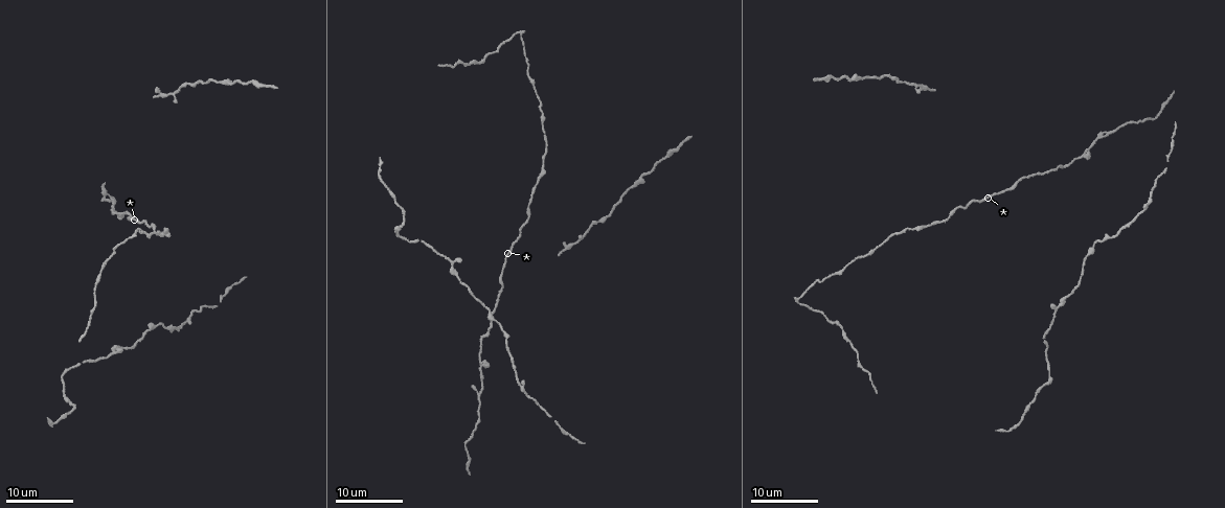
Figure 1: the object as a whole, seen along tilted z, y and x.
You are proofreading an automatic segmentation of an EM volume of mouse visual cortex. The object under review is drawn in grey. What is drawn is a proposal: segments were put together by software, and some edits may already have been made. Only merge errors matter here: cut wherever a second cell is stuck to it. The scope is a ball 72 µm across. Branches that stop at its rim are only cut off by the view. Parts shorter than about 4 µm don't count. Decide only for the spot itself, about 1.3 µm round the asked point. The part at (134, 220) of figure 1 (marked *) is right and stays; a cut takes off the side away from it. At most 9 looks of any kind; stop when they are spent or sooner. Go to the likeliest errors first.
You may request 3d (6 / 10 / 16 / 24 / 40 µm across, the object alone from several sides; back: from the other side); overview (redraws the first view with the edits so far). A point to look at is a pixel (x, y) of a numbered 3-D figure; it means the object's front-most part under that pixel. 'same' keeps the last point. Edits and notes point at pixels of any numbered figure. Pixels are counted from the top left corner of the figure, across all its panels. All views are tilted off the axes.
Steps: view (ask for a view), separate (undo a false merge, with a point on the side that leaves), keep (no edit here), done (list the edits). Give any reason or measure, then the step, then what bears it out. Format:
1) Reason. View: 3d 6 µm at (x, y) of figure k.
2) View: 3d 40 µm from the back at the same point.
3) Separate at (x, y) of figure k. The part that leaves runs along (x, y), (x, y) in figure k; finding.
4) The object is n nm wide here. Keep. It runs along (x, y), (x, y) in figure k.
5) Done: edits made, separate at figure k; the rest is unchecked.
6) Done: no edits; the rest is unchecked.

Three-way junction. View: 3d 16 µm at (479, 364) of figure 1.

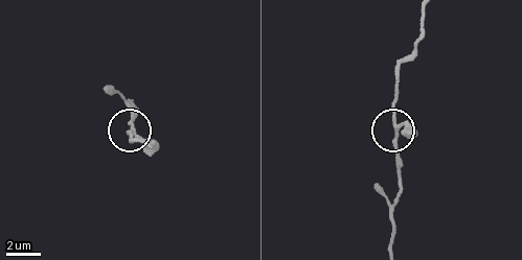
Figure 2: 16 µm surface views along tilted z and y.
View: 3d 6 µm at (395, 127) of figure 2.

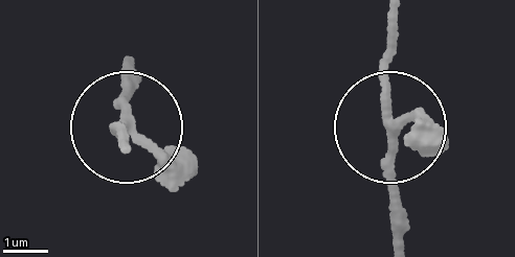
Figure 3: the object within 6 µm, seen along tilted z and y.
The side arm is 20 µm long. Keep. It runs along (398, 23), (383, 90), (404, 225) in figure 3; continuous, no second cell.

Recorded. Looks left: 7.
View: 3d 16 µm at (111, 352) of figure 1.

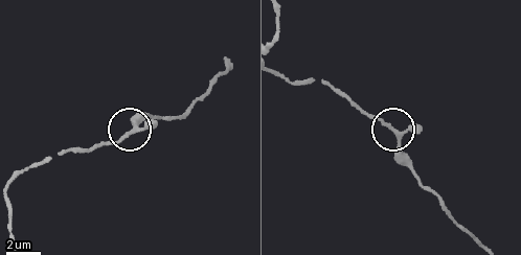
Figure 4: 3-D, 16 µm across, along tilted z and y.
View: 3d 6 µm at (395, 132) of figure 4.

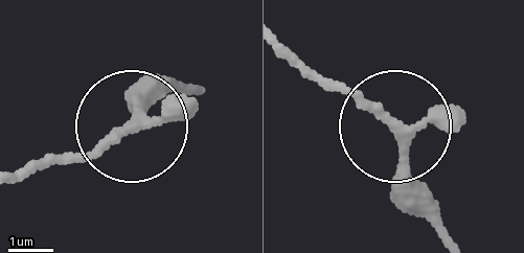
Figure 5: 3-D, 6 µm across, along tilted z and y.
Keep. One cell here.

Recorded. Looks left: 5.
View: 3d 24 µm at (1093, 251) of figure 1.

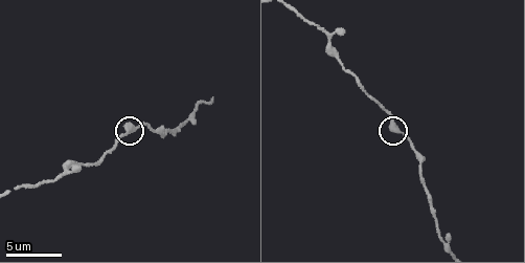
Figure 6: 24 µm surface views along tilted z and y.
Closer look. View: 3d 6 µm at (128, 129) of figure 6.

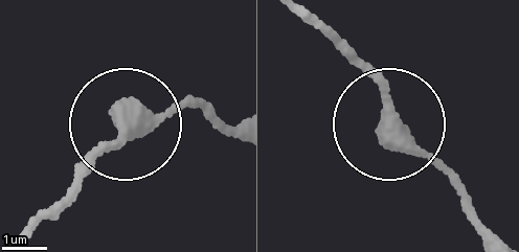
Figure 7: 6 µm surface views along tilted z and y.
The side arm is 20 µm long. Keep. All the same cell.

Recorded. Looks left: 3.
View: 3d 24 µm at (1013, 188) of figure 1.

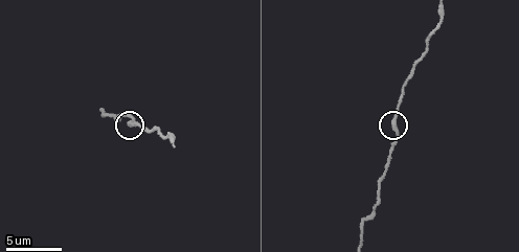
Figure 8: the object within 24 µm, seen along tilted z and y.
View: 3d 10 µm at (394, 126) of figure 8.

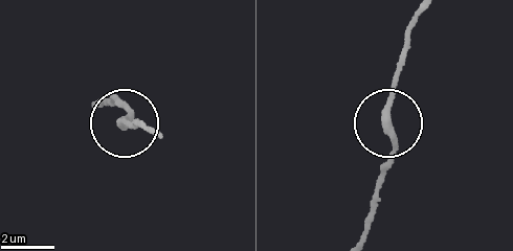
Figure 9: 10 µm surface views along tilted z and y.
Other side. View: 3d 10 µm from the back at (385, 121) of figure 9.

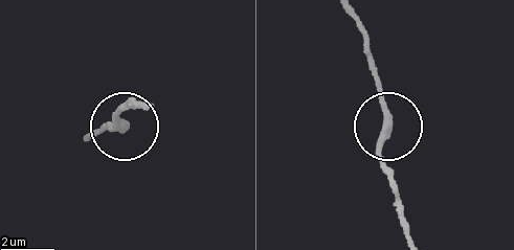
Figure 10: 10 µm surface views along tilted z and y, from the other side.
Keep. It runs along (358, 20), (385, 107), (380, 153), (387, 178) in figure 10; continuous, no second cell.

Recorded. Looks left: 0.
Done: no edits; the rest is unchecked.

